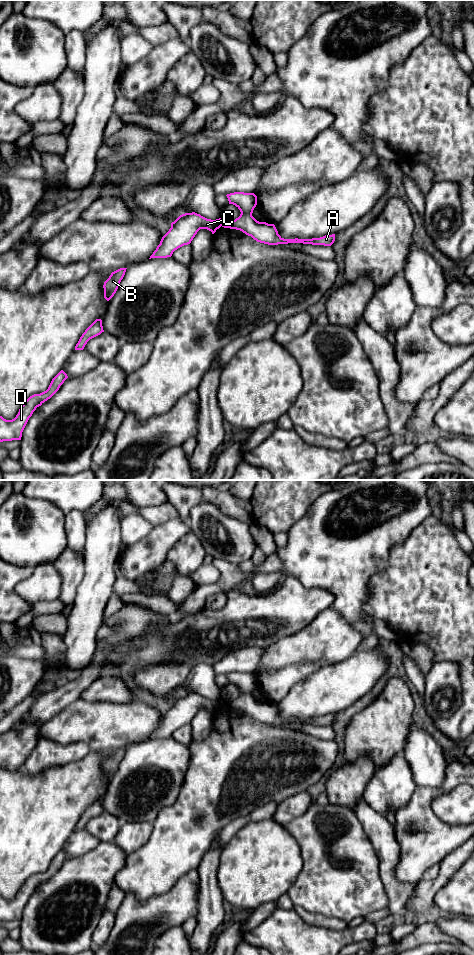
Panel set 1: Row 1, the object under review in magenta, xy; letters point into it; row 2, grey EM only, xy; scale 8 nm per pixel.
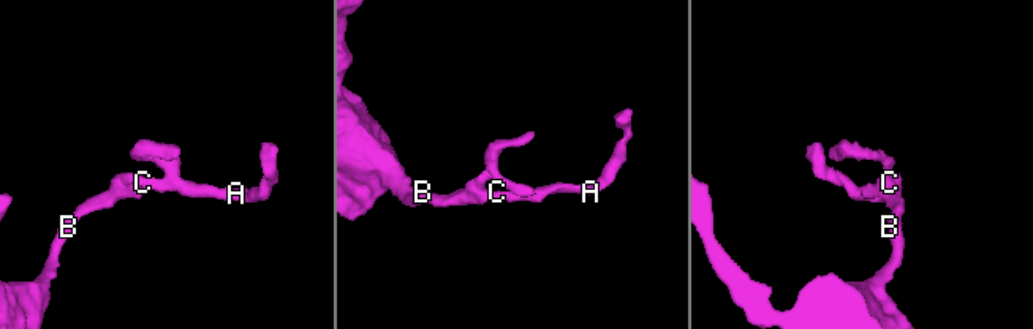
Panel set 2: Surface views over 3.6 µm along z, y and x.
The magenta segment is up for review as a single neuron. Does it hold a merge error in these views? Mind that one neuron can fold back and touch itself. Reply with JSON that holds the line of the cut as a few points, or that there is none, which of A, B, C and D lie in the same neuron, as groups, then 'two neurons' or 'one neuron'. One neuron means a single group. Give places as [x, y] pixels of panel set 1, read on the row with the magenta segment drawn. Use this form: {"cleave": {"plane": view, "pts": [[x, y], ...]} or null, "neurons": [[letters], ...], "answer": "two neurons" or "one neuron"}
{"cleave": null, "neurons": [["A", "B", "C", "D"]], "answer": "one neuron"}

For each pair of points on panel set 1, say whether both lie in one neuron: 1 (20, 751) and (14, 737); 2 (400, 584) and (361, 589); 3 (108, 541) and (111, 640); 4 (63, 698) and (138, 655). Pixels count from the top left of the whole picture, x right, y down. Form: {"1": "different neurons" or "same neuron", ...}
{"1": "same neuron", "2": "different neurons", "3": "different neurons", "4": "different neurons"}

